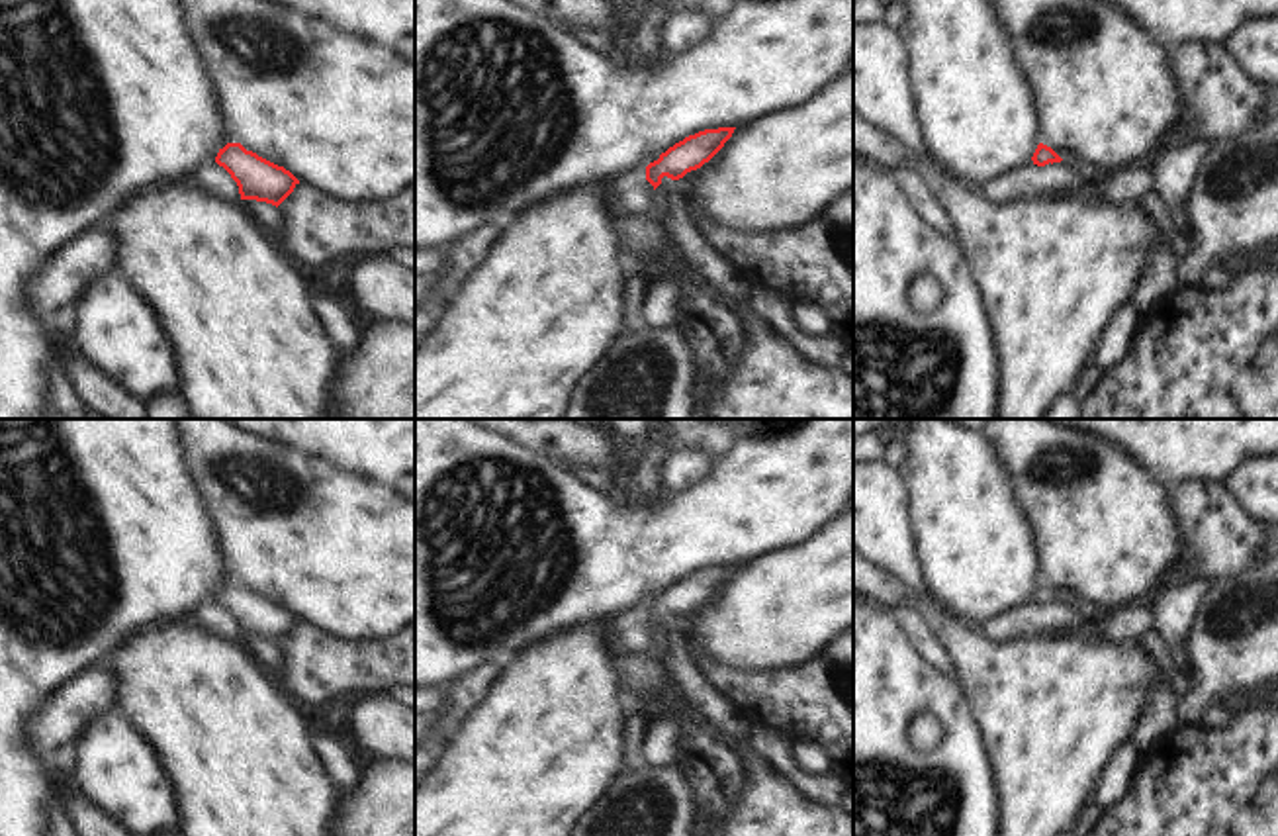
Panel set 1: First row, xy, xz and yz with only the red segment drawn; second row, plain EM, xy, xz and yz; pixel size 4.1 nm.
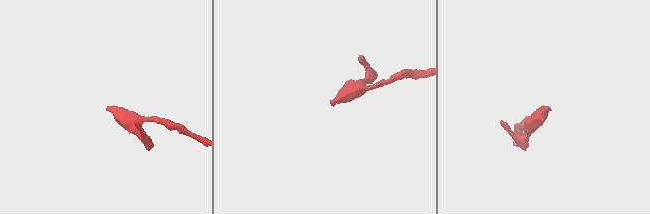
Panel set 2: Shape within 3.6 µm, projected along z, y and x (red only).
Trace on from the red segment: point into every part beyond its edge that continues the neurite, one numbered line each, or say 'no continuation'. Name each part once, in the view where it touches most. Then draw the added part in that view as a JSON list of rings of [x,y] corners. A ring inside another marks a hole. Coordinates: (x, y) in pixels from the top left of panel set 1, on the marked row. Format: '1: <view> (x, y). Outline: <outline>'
1: xz (631, 190). Outline: [[[646,166],[630,168],[613,180],[593,186],[593,194],[618,206],[628,213],[652,213],[658,206],[658,194],[646,180]]]

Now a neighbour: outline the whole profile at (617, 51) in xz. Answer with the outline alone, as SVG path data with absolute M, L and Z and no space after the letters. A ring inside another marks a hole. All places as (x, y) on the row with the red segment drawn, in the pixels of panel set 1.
M571 27L570 33L581 45L597 51L599 55L615 63L624 63L632 55L632 49L626 43L613 41L607 35L593 31L591 27Z

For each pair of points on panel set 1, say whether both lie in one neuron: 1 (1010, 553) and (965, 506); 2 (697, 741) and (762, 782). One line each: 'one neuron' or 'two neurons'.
1: one neuron
2: two neurons

